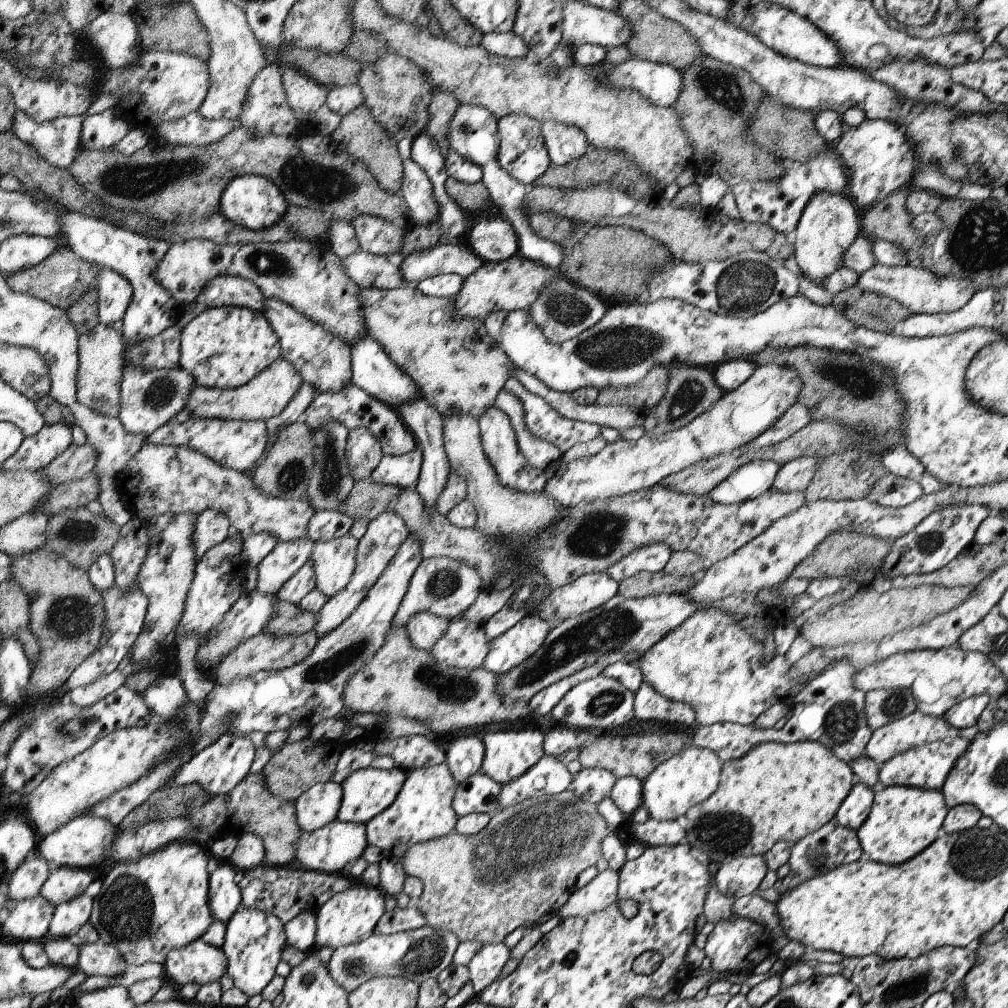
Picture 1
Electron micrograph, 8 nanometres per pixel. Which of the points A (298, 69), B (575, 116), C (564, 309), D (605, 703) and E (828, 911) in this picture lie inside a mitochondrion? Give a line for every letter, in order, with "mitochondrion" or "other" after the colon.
A: other
B: other
C: mitochondrion
D: mitochondrion
E: other

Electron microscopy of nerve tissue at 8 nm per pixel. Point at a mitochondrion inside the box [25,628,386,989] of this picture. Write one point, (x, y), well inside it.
(126, 909)

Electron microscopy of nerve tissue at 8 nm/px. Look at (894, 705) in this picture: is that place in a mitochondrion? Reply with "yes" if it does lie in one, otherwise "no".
yes

